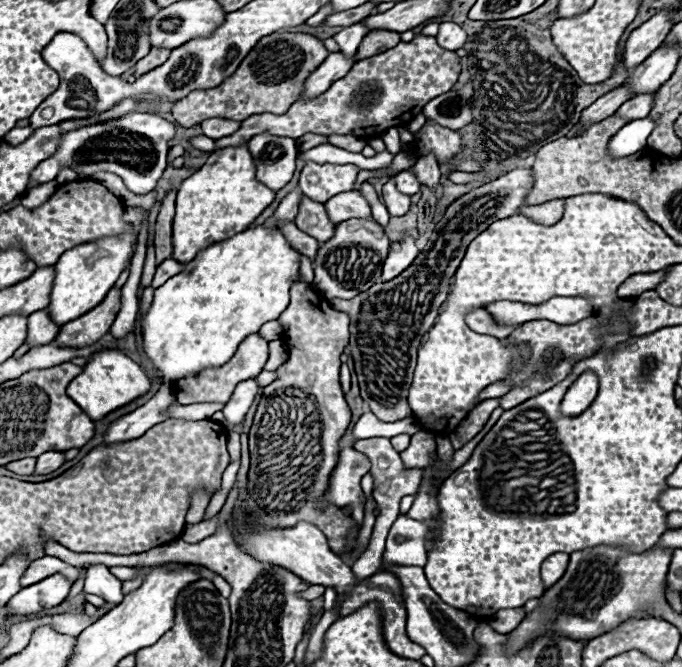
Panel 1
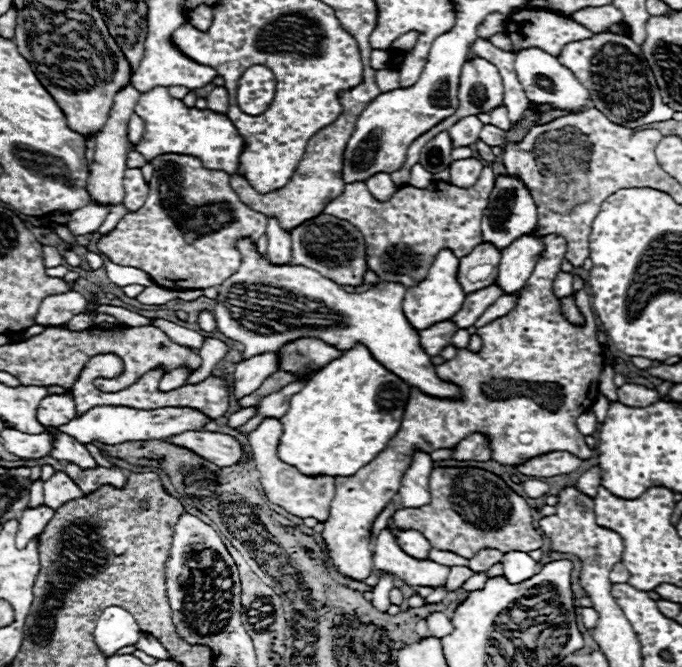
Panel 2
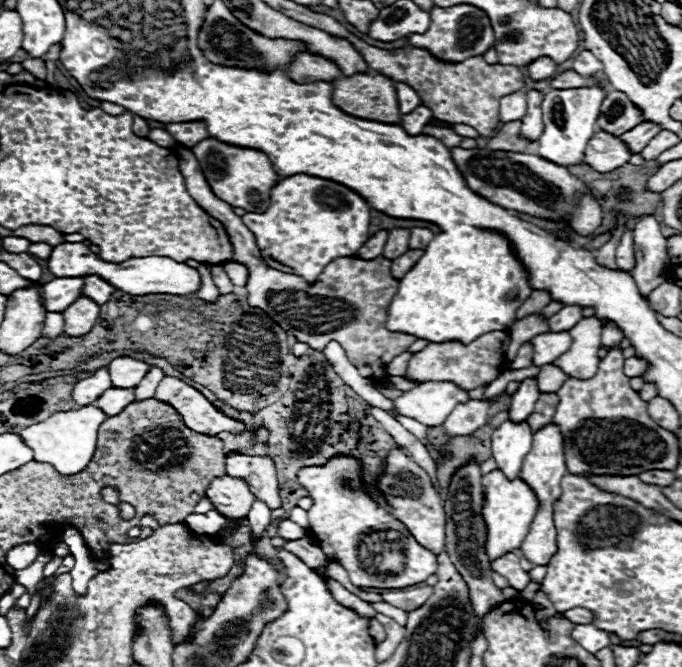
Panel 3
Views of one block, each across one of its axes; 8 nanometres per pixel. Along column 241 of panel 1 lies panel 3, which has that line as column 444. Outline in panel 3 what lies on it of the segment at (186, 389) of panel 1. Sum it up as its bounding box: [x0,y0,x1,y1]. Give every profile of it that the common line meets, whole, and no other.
[406,330,510,392]

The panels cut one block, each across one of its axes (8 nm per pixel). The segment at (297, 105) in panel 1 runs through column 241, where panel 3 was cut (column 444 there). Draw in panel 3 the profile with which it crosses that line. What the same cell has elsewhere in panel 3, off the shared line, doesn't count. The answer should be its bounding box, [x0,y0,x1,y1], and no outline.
[422,124,462,148]

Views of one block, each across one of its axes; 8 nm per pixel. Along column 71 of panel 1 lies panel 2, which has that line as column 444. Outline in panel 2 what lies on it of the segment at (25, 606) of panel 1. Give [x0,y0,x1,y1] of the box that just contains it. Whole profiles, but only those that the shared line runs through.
[444,566,474,592]

